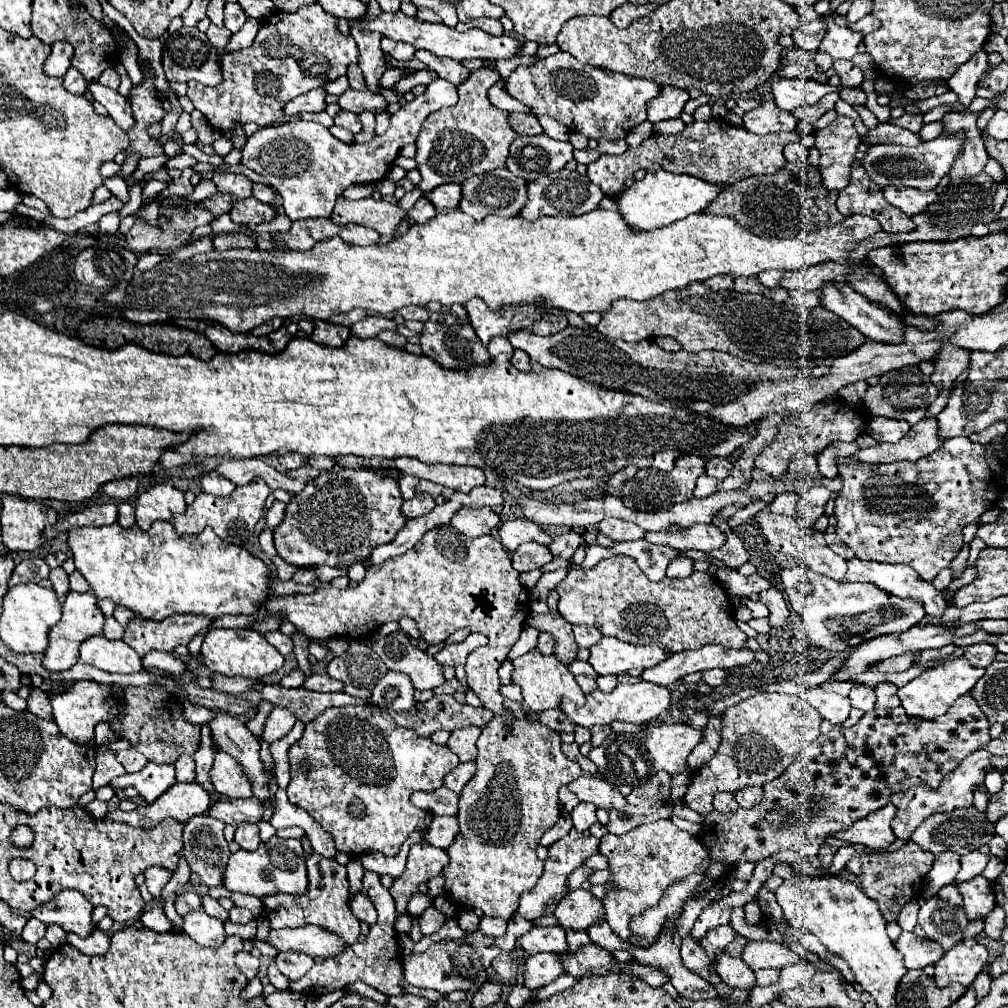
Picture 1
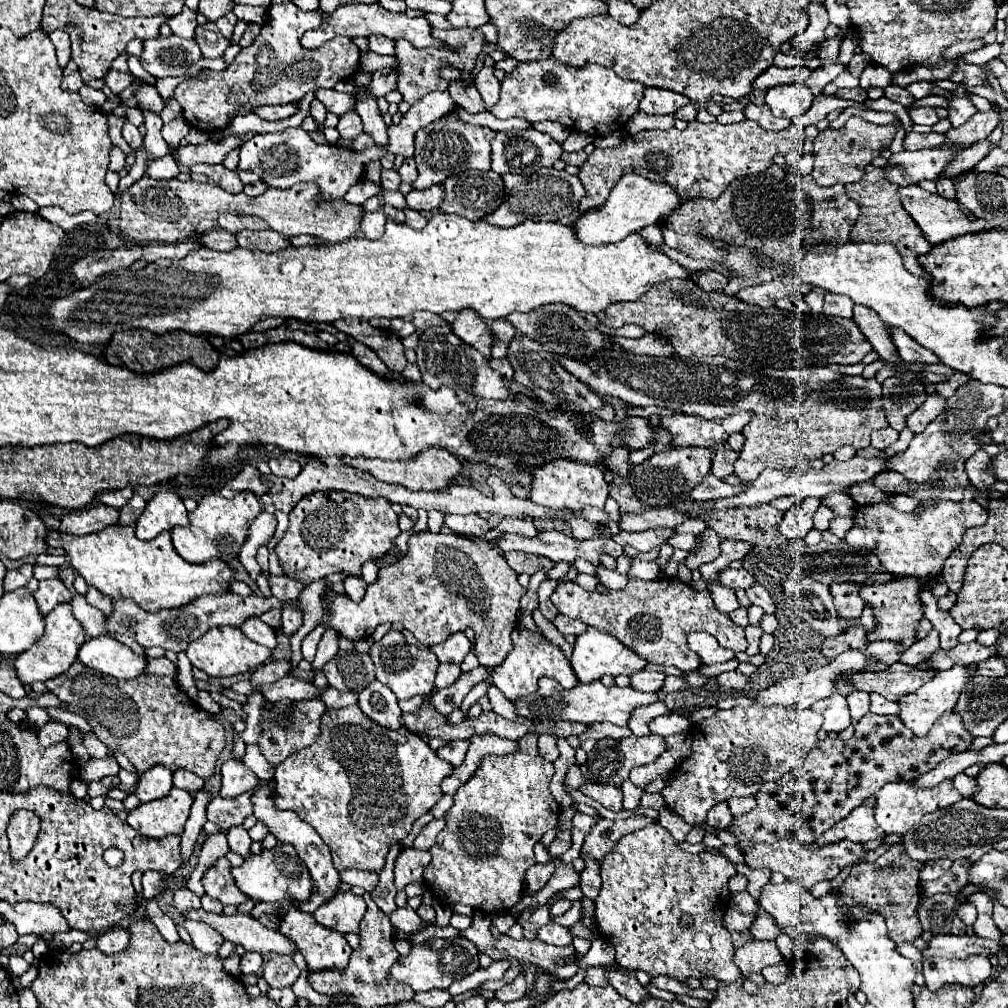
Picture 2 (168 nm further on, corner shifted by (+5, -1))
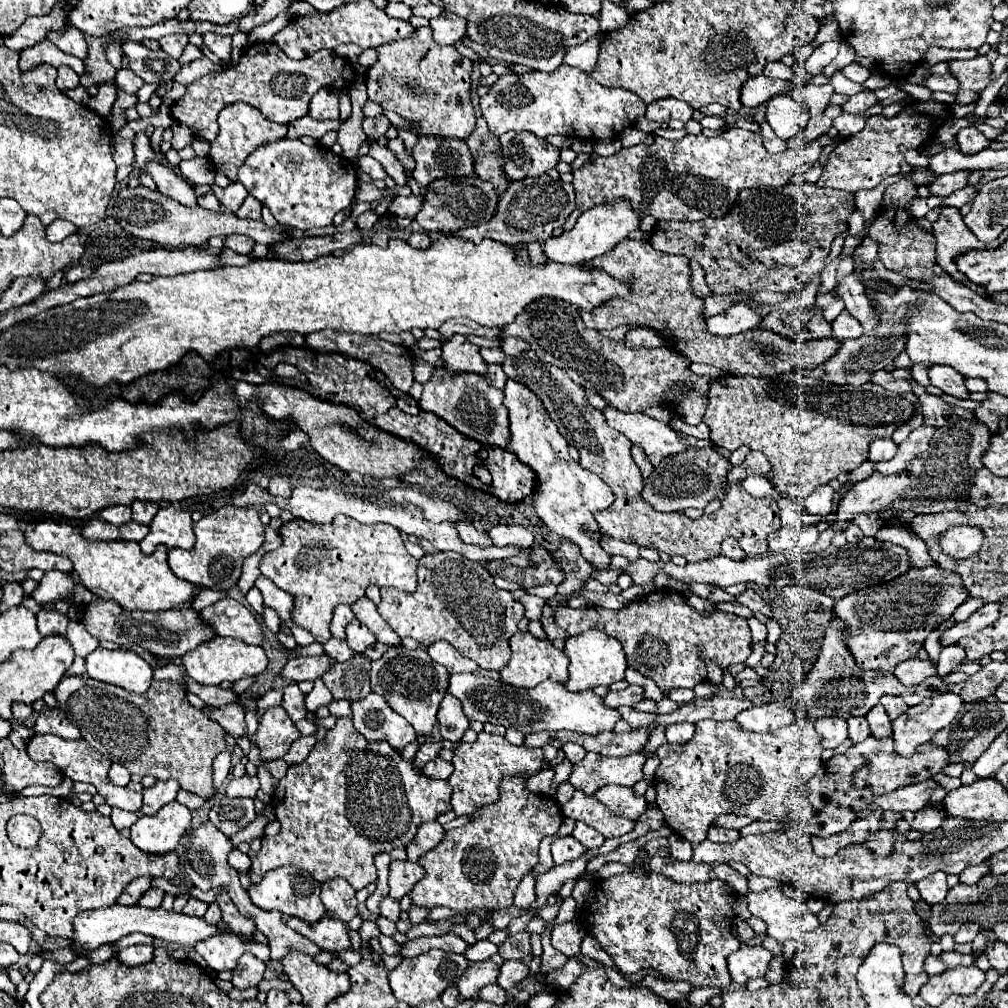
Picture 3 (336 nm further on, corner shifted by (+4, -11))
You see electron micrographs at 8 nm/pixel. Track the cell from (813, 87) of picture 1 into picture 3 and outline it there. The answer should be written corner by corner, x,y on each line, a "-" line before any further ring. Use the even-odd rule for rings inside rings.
777,95
767,101
767,123
781,139
791,139
797,131
807,127
809,109
791,95

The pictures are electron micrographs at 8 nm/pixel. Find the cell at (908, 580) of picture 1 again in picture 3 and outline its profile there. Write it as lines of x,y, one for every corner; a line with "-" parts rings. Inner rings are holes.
947,645
941,649
941,657
939,657
939,677
951,673
955,669
955,665
965,661
965,651
959,645

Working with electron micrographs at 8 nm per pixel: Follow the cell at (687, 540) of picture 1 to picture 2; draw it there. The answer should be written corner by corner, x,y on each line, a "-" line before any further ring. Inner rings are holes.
660,527
660,529
646,529
646,531
620,531
612,539
618,545
630,545
638,551
650,551
666,543
666,539
672,535
672,529

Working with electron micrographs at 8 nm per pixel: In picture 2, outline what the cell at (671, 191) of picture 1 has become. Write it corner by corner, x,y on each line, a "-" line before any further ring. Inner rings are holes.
636,173
632,175
622,175
622,179
612,187
606,203
596,209
588,211
578,217
574,223
576,235
580,237
582,243
586,245
604,245
604,243
618,243
624,237
636,233
638,229
646,225
658,225
674,207
678,207
680,197
670,189
666,183
652,183
646,177
640,177

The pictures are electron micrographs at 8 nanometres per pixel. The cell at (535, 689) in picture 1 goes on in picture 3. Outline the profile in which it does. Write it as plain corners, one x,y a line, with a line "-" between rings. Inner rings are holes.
519,631
519,633
515,633
515,635
511,637
509,645
511,645
511,659
509,659
509,663
499,671
503,683
513,685
513,687
531,689
531,687
539,685
539,683
545,681
545,679
559,681
559,683
565,683
565,681
569,679
569,671
567,671
569,659
565,657
563,651
555,649
551,641
543,641
543,639
533,637
531,633
521,633
521,631

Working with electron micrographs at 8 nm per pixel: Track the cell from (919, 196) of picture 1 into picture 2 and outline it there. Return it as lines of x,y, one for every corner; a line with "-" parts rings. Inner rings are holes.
910,185
910,187
902,187
900,189
900,197
902,197
902,205
904,209
912,215
912,219
916,221
916,225
922,229
922,235
926,235
930,245
938,245
944,243
946,239
954,239
958,235
966,235
966,233
980,233
980,231
989,230
990,223
985,219
977,221
968,221
966,213
962,211
960,203
956,199
944,199
938,193
930,193
924,191
920,185

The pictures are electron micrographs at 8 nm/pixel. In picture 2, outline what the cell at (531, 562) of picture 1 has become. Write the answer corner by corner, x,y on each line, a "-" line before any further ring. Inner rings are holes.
518,551
504,553
504,559
516,573
528,573
528,575
534,575
536,571
548,571
554,567
554,563
550,563
550,559
546,559
546,557
526,555
526,553
518,553

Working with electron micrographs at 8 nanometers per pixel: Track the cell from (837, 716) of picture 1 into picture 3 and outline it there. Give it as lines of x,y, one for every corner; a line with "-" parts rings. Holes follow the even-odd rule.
821,717
815,719
815,729
823,737
821,745
835,749
847,739
847,721
843,717

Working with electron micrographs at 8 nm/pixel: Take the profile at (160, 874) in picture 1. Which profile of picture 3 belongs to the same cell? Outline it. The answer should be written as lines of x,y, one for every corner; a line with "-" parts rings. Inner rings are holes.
151,887
141,899
139,899
139,905
143,905
143,907
151,907
151,909
155,909
155,907
159,907
161,905
161,901
163,901
163,895
165,895
165,891
163,889
157,889
157,887

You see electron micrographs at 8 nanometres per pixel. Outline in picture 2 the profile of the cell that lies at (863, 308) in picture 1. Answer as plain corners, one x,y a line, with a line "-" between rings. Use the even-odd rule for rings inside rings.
892,327
892,339
896,343
900,357
906,359
906,363
926,363
926,365
938,365
940,363
938,355
934,355
932,351
924,349
918,343
914,343
914,339
910,339
902,329

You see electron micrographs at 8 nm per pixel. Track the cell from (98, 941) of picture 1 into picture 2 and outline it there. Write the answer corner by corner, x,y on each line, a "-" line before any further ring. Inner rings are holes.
112,927
108,929
104,935
98,937
98,949
106,955
112,953
120,953
130,945
130,931
128,929
120,929
120,927

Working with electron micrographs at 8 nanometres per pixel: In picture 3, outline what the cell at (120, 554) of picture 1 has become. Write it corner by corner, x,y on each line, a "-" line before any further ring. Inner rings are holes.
39,521
25,527
25,541
37,551
51,551
73,561
73,571
81,583
97,597
117,601
131,611
161,611
191,607
195,595
203,589
179,579
167,563
167,547
159,545
153,555
143,555
135,541
95,543
81,537
79,529
65,521

